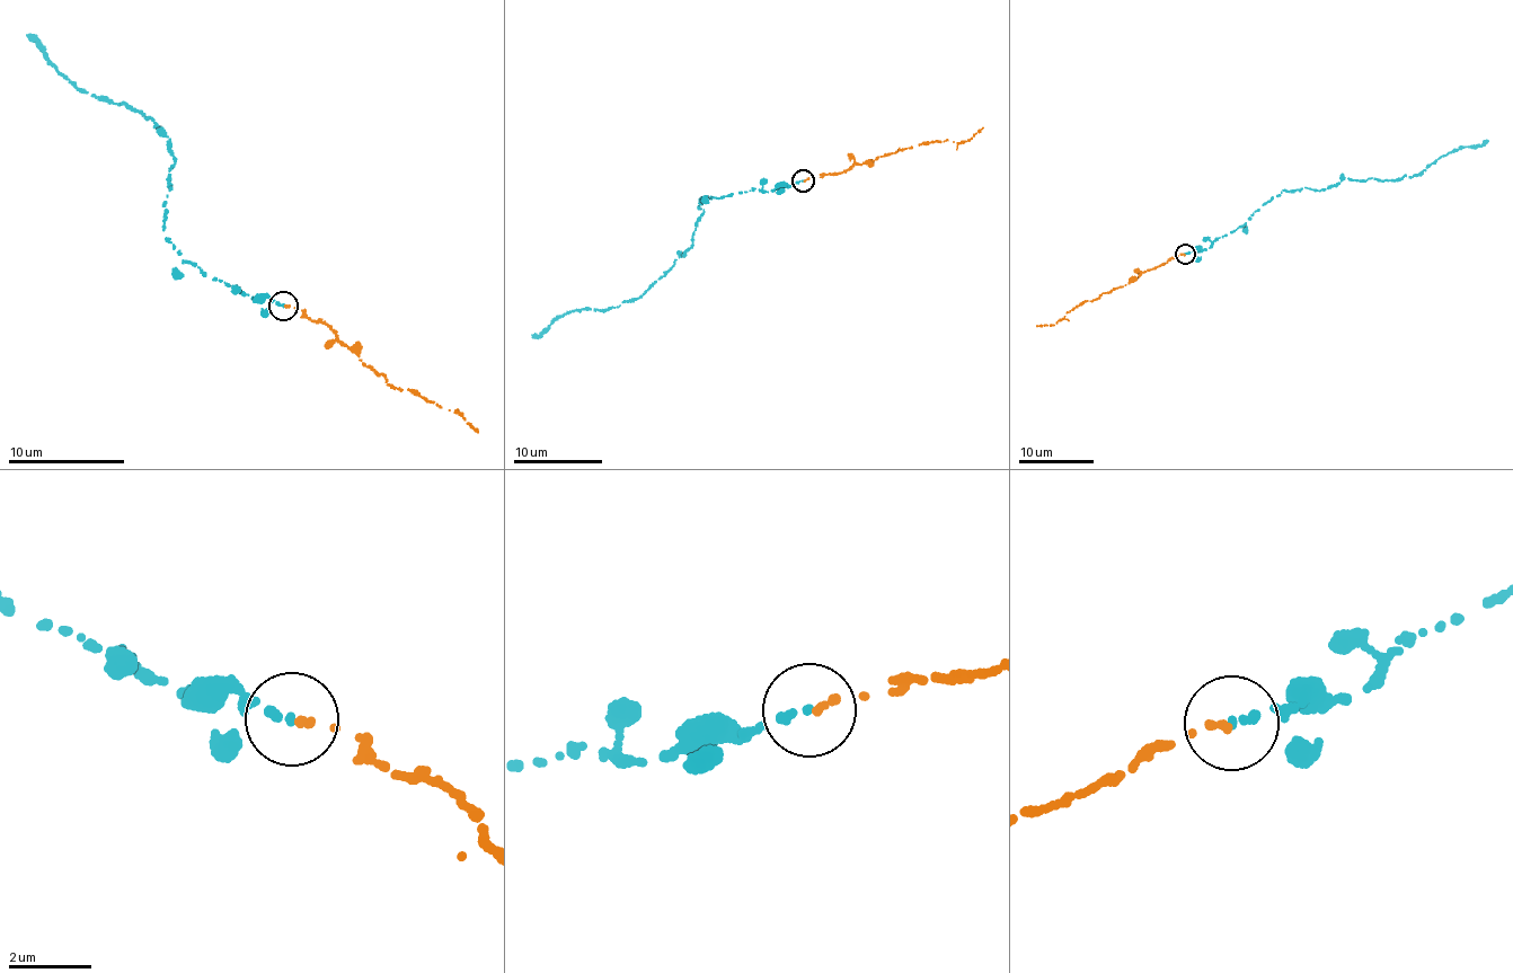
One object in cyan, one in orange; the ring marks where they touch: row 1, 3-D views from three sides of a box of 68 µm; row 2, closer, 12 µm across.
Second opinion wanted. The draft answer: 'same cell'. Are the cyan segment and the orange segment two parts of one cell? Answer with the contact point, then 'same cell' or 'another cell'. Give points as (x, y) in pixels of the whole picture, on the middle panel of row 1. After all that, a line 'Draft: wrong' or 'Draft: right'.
(803, 180) | same cell
Draft: right

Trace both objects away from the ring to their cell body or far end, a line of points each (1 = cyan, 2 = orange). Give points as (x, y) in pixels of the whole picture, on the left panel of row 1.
1: (284, 304), (202, 275), (168, 241), (175, 164), (167, 135), (151, 116), (79, 91), (28, 34)
2: (284, 304), (302, 309), (308, 319), (325, 321), (388, 385), (460, 410), (478, 431)

